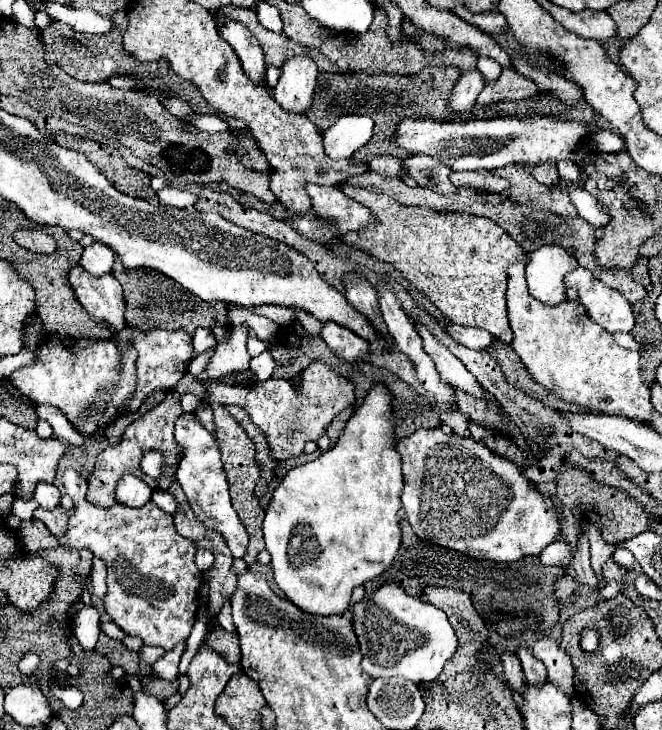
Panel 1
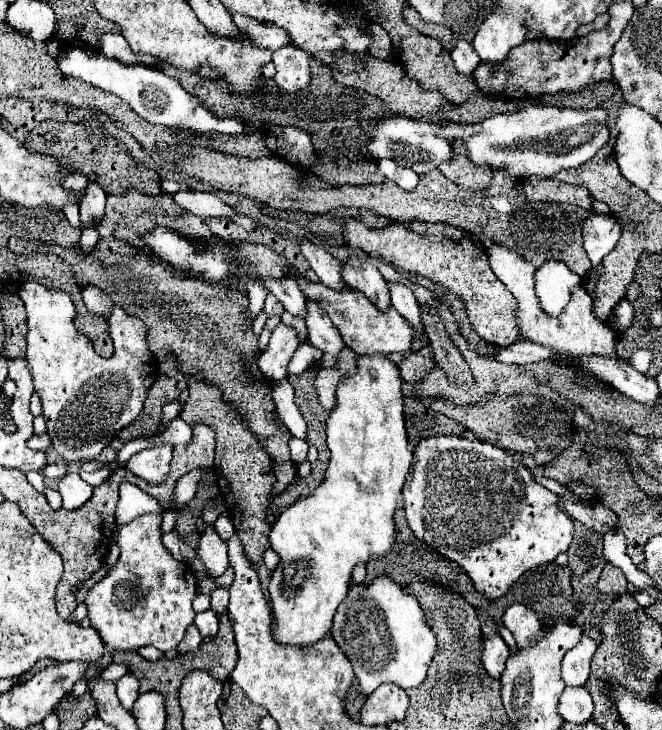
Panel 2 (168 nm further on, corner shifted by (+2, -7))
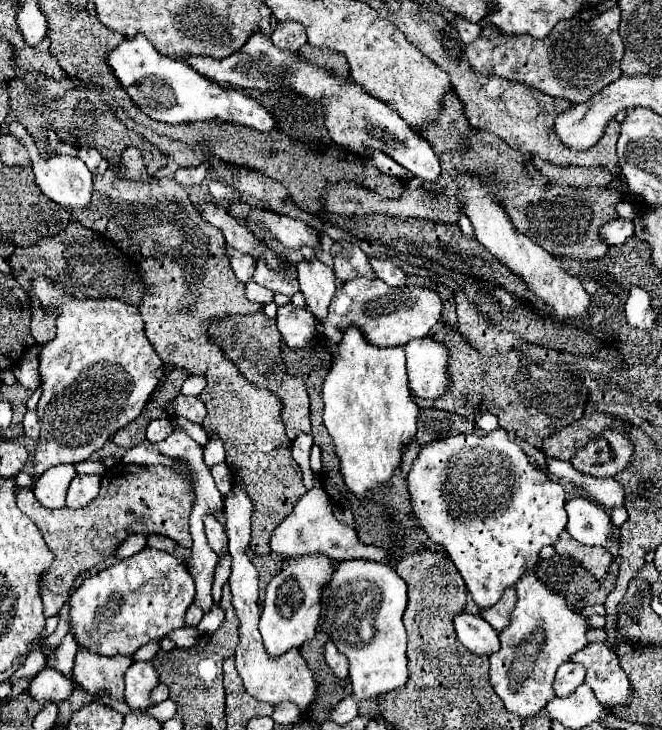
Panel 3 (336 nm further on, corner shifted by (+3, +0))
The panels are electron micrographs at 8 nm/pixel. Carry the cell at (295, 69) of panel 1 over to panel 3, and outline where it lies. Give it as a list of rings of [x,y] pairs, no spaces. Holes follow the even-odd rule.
[[[279,21],[271,33],[271,39],[273,45],[279,45],[281,49],[293,49],[293,51],[297,51],[301,45],[307,43],[305,27],[299,21]]]

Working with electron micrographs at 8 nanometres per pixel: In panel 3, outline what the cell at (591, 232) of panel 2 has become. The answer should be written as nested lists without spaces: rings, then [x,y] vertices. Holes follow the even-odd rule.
[[[617,219],[611,223],[605,223],[601,227],[601,237],[607,245],[623,245],[629,237],[633,237],[633,221],[629,219]]]

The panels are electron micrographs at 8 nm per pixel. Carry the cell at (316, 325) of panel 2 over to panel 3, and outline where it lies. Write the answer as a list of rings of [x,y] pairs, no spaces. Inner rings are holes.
[[[313,257],[299,261],[297,271],[299,271],[301,293],[305,295],[307,301],[307,309],[315,315],[317,321],[323,321],[337,289],[333,269]]]

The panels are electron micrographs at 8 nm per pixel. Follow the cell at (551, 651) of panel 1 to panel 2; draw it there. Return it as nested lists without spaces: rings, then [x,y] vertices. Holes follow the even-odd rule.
[[[512,604],[504,612],[504,626],[514,634],[518,648],[528,648],[530,644],[538,642],[544,636],[544,626],[538,622],[532,608],[522,604]]]

